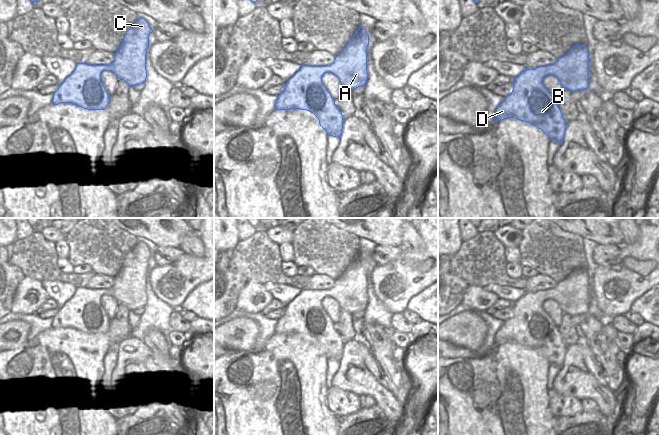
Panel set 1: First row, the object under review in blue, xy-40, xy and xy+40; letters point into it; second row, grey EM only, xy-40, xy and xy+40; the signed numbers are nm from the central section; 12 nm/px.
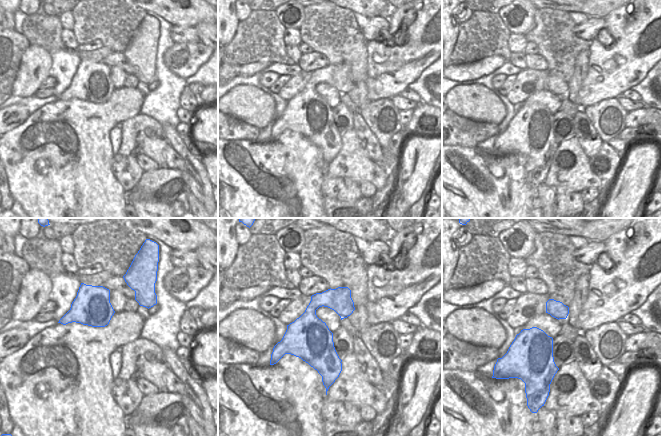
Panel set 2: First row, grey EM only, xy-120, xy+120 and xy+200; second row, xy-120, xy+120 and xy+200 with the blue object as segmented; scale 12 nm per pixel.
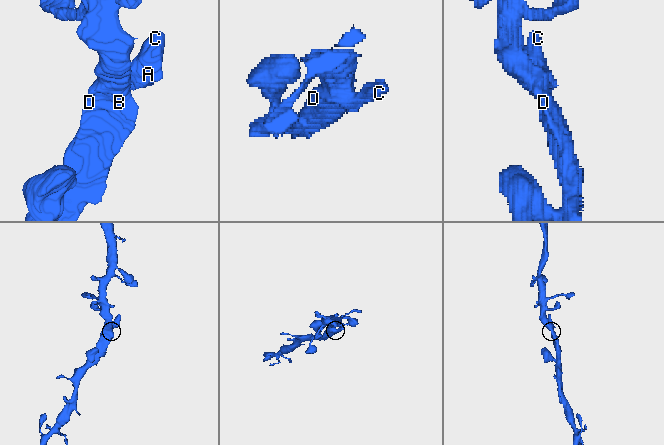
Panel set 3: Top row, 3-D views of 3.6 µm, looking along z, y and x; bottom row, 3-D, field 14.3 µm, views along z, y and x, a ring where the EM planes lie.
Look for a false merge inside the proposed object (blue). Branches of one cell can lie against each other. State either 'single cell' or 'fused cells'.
single cell

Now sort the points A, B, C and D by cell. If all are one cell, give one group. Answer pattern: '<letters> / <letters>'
A B C D

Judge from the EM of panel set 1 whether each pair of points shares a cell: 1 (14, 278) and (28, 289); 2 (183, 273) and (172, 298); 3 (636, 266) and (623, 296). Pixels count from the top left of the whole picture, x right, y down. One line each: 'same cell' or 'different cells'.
1: different cells
2: same cell
3: same cell

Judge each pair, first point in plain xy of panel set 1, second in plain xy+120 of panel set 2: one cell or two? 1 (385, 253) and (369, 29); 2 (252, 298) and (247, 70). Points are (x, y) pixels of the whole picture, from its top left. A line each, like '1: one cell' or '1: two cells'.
1: one cell
2: two cells

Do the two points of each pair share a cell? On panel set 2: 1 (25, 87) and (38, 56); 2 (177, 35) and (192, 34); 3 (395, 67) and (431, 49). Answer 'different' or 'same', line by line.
1: same
2: same
3: same

